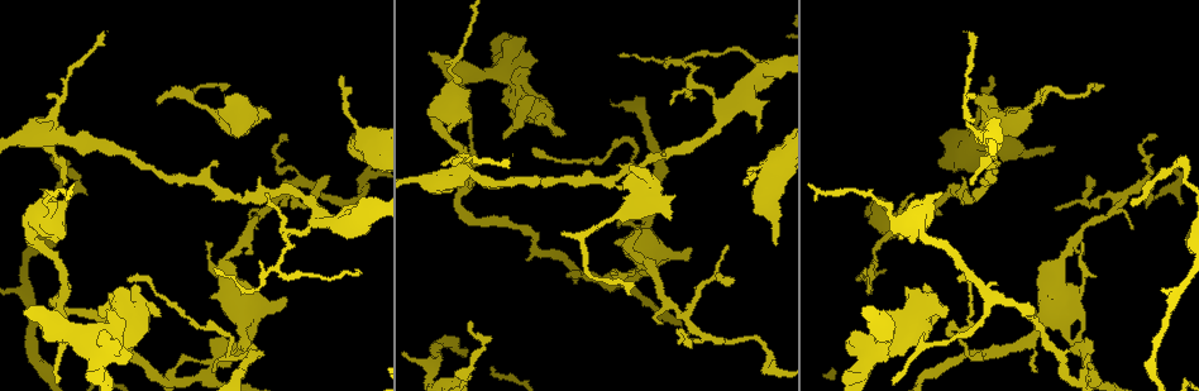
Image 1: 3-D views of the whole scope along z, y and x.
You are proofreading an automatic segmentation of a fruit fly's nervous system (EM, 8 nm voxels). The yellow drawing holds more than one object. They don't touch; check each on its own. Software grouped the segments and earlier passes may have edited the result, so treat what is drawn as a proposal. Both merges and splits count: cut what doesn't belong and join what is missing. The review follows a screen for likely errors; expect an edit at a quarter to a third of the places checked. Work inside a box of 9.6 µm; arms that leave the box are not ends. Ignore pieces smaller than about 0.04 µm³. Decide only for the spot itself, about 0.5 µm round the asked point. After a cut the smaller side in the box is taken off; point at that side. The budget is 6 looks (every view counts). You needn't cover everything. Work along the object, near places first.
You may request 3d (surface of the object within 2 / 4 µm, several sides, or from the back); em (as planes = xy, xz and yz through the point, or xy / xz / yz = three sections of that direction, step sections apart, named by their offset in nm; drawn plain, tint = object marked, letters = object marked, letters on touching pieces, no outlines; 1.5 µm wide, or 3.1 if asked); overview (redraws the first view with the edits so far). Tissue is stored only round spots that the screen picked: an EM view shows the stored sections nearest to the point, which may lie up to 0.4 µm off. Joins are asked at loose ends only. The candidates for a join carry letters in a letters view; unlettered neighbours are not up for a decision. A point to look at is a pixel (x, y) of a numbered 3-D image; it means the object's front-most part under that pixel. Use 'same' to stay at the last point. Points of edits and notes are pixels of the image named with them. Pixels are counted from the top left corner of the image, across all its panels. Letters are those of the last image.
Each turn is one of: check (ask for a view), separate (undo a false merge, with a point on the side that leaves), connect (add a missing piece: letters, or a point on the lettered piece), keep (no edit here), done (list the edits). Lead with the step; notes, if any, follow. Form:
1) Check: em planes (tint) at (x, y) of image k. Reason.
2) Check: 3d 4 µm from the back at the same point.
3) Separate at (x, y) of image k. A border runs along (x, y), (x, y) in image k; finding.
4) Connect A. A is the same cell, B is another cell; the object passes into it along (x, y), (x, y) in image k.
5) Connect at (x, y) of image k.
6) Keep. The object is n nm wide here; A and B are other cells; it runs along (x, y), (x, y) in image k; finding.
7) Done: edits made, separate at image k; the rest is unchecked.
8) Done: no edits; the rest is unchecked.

Check: em planes (letters) at (776, 245) of image 1. Branch stops here.

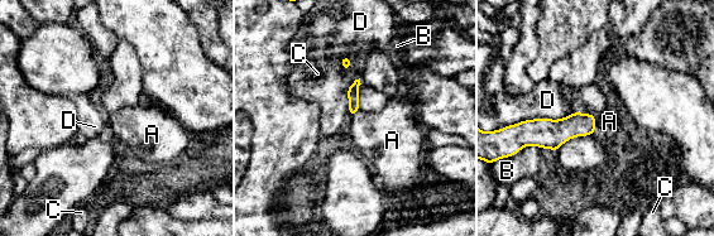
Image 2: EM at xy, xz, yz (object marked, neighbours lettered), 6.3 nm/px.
Connect A. A is the same cell, B, C and D are other cells; the object passes into it along (556, 131), (594, 124), (609, 121) in image 2; the cell continues.

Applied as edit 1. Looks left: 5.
Check: em planes (tint) at (991, 77) of image 1. Tapers out.

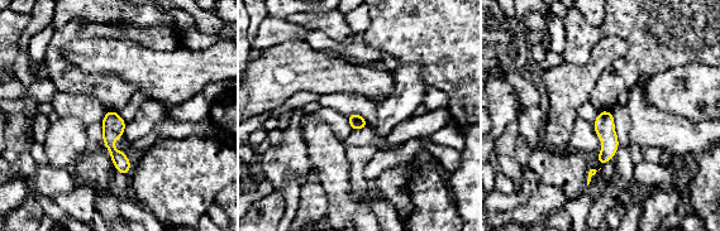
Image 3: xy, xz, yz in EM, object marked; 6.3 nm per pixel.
Check: em planes (letters) at the same point.

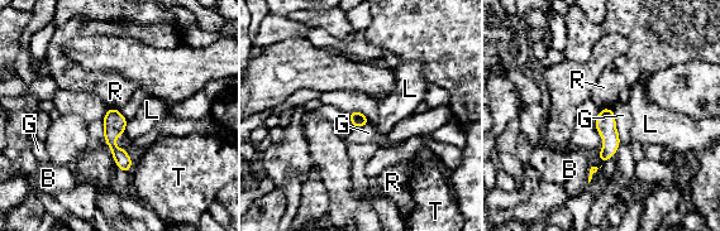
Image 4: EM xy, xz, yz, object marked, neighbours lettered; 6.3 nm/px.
Keep. B, G, L, R and T are other cells; a border runs along (108, 107), (118, 110) in image 4; none of them fits.

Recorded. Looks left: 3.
Check: em xy step 4 (letters) at (619, 189) of image 1. Thin end.

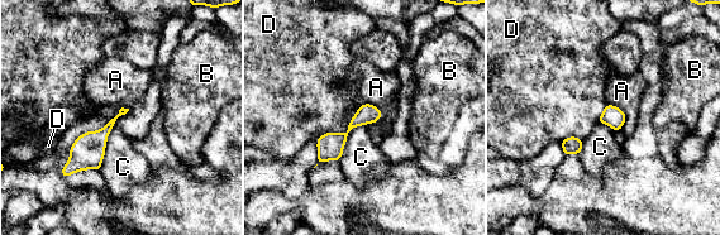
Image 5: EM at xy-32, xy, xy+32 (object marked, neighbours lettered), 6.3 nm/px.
Check: em planes (letters) at the same point.

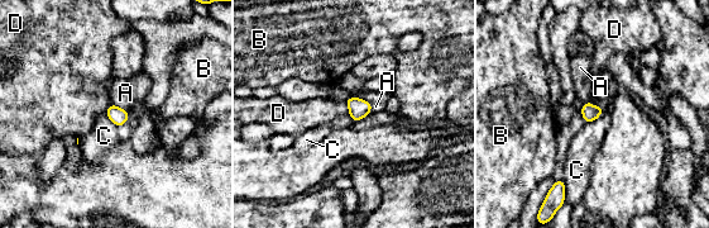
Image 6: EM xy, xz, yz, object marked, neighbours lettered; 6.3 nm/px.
Keep. The longest contact is with C, 160 nm; A, B, C and D are other cells; none of them fits.

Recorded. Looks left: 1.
Done: edits made, connect at image 2; the rest is unchecked.

